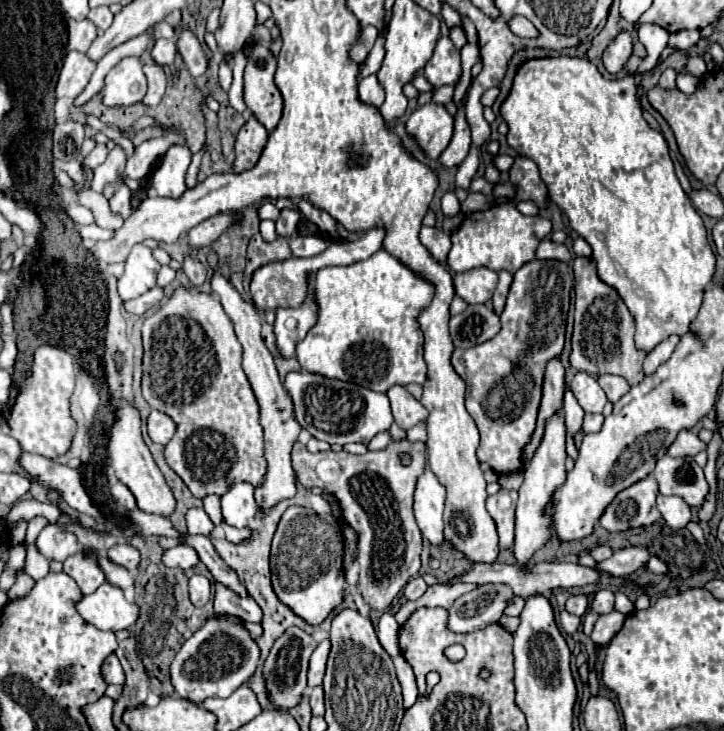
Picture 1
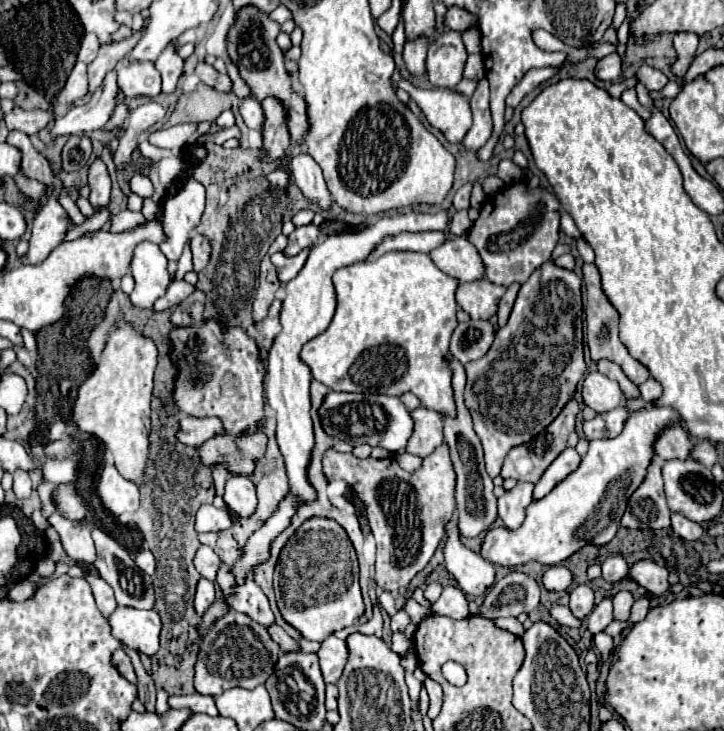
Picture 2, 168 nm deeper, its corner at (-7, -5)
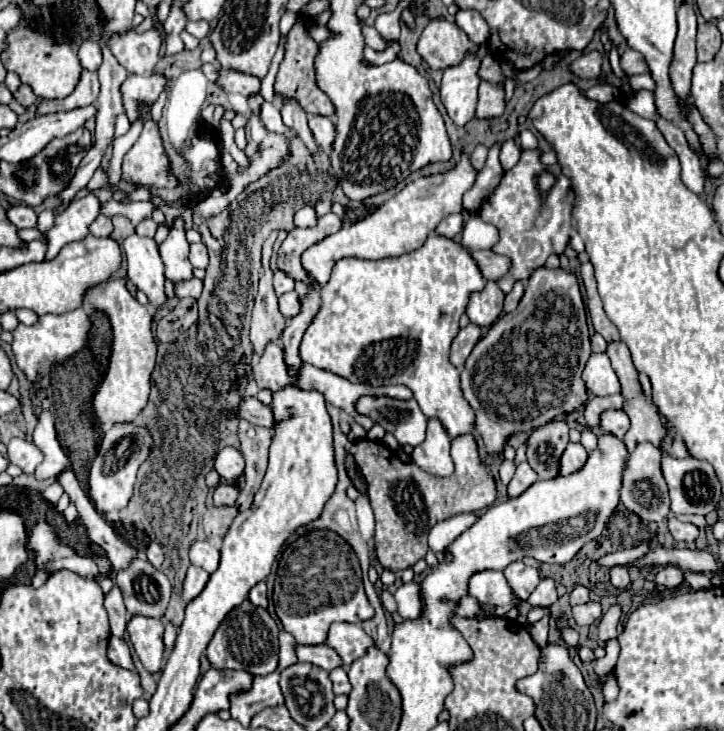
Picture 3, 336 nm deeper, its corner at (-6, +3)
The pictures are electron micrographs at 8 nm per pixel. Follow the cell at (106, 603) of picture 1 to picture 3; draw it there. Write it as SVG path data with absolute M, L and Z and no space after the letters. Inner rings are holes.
M133 616L127 624L127 632L131 636L133 648L141 660L141 664L151 672L159 672L163 668L163 622L145 616Z

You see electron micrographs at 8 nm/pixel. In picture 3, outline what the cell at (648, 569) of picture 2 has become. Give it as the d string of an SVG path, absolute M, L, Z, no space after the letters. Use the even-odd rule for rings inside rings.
M665 566L659 570L655 582L661 584L661 586L667 586L667 588L675 588L679 586L681 582L685 580L685 574L681 568L675 568L675 566Z

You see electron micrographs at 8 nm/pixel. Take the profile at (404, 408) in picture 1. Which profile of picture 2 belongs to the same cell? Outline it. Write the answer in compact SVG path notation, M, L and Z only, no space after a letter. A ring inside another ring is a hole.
M424 406L414 408L410 416L414 420L414 432L408 440L406 452L418 454L420 458L424 458L444 442L442 416L438 416L438 412L432 412L430 408L424 408Z

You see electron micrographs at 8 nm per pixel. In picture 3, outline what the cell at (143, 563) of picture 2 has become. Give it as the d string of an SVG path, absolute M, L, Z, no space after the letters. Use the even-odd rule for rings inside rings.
M151 542L151 546L147 548L147 558L149 558L149 562L151 562L155 568L161 568L161 564L163 564L163 560L165 560L161 544L157 544L157 542Z

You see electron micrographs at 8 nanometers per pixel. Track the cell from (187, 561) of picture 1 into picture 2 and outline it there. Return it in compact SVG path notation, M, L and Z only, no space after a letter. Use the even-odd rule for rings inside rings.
M200 546L198 552L196 552L196 556L194 556L194 566L196 566L196 570L198 570L204 578L208 578L208 580L214 582L214 580L216 580L216 570L218 570L218 566L220 566L220 558L214 554L212 548Z

